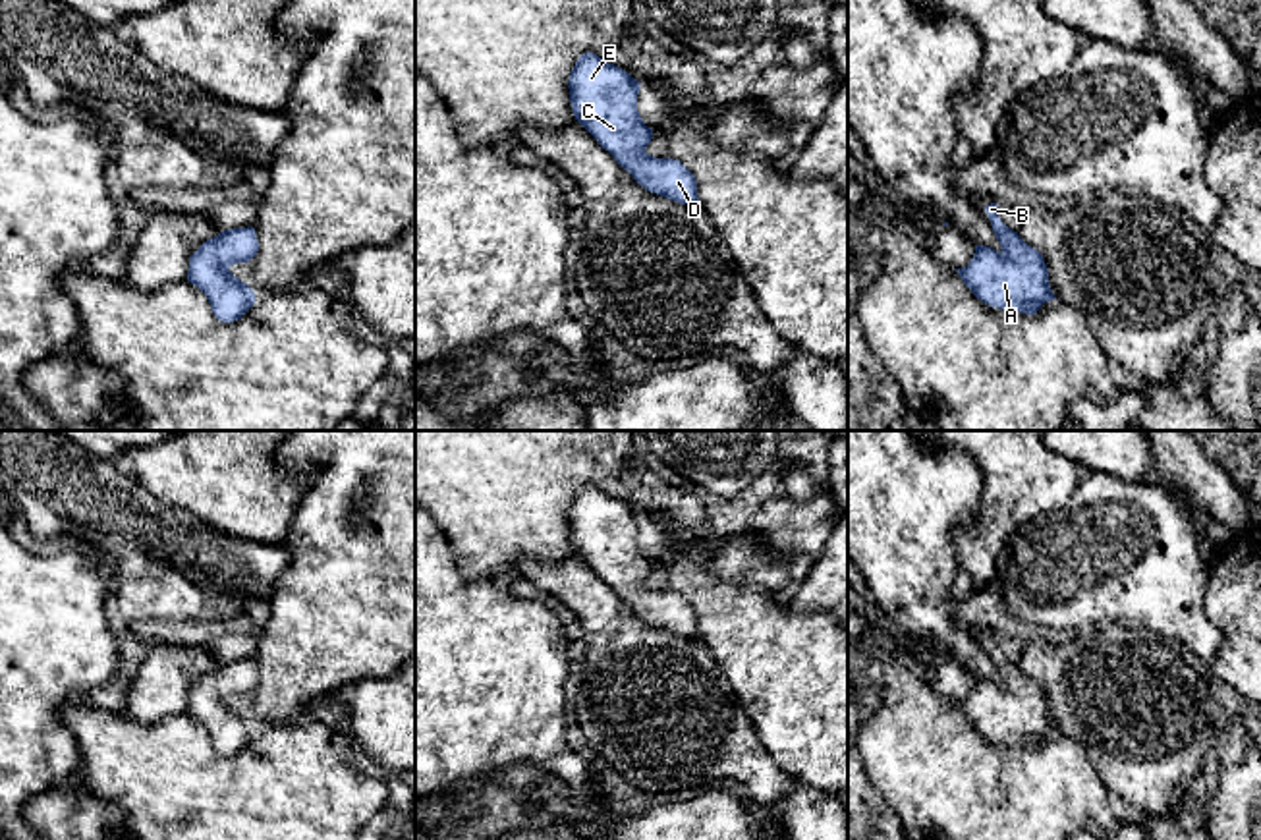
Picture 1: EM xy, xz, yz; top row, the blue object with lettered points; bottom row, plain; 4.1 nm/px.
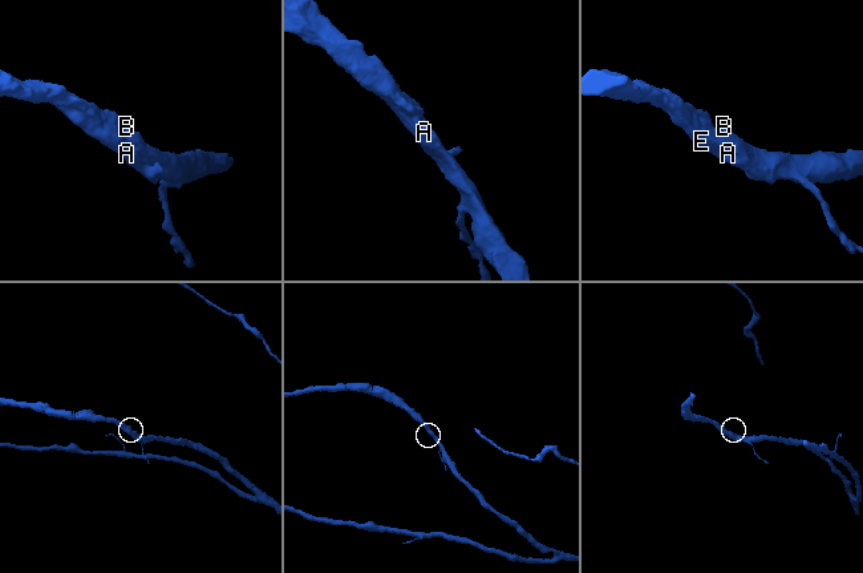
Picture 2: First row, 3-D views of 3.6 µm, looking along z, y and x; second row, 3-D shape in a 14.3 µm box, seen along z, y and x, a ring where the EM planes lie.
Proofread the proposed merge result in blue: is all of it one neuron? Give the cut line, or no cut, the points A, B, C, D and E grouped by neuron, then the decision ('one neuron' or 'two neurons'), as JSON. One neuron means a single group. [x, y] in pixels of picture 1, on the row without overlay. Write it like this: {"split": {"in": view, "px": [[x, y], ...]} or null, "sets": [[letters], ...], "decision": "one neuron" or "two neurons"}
{"split": null, "sets": [["A", "B", "C", "D", "E"]], "decision": "one neuron"}

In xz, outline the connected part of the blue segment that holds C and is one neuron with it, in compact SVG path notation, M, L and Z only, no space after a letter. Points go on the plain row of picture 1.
M585 485L568 514L574 548L647 624L701 639L695 608L680 593L645 585L653 562L637 545L639 519L622 500Z

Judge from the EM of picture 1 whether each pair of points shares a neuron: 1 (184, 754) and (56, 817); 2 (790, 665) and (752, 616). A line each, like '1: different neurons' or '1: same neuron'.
1: different neurons
2: same neuron

